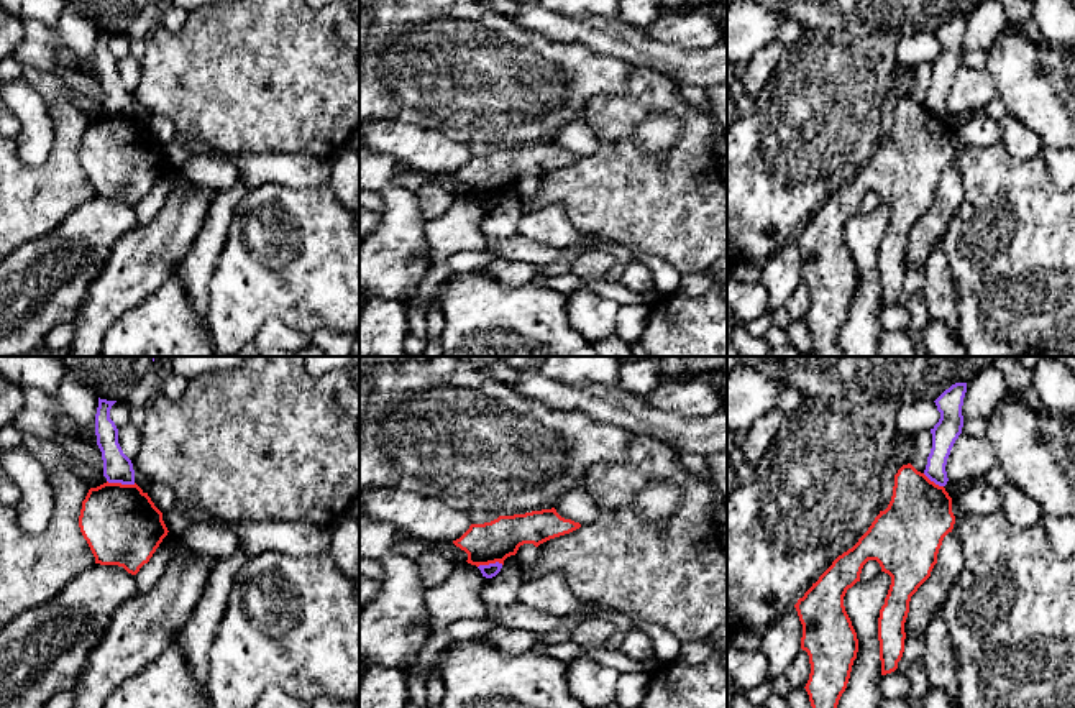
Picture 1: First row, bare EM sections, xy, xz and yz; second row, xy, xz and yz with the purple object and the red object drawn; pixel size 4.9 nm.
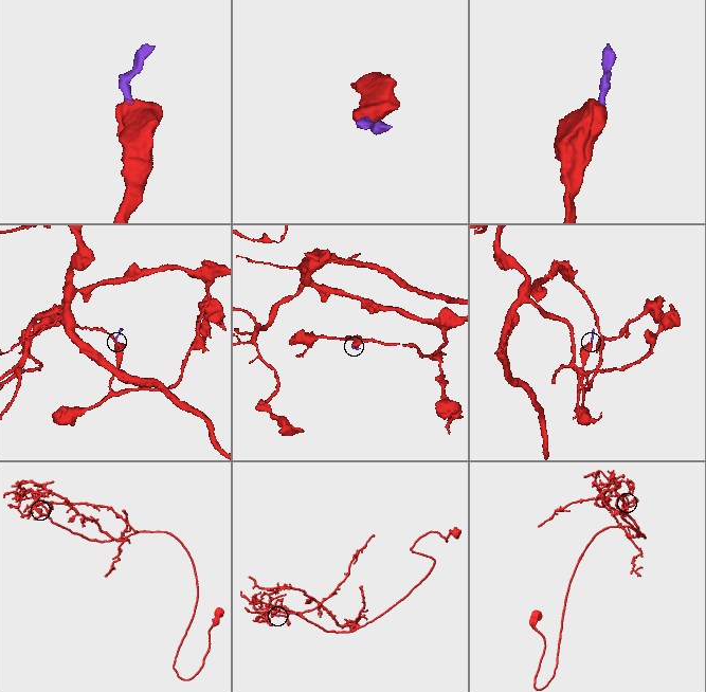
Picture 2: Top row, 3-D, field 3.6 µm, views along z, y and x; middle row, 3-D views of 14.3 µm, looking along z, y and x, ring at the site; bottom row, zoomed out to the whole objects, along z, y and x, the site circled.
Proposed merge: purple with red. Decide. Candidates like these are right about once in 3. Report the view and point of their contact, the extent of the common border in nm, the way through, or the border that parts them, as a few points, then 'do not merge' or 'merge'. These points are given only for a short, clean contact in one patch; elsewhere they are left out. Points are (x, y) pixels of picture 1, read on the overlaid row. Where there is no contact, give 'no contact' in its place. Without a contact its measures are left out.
xy (122, 483) | 140 nm | along xy (107, 480), (135, 483) | do not merge

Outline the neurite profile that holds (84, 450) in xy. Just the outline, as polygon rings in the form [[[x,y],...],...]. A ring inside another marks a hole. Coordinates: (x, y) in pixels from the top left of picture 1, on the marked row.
[[[57,435],[56,444],[75,460],[95,468],[103,468],[102,452],[94,442],[80,440],[72,435]]]

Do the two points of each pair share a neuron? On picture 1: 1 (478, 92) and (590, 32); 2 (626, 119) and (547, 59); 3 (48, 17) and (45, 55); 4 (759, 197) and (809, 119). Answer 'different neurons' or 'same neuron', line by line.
1: different neurons
2: different neurons
3: different neurons
4: same neuron

